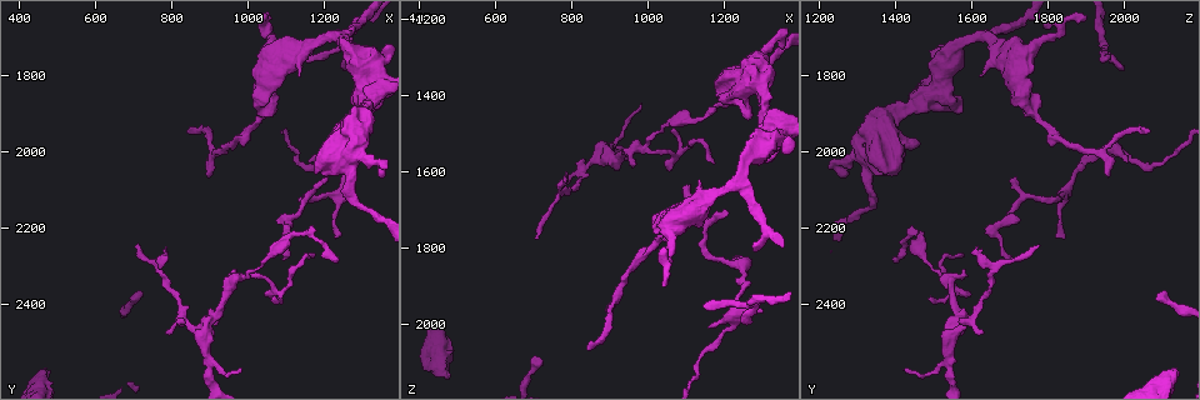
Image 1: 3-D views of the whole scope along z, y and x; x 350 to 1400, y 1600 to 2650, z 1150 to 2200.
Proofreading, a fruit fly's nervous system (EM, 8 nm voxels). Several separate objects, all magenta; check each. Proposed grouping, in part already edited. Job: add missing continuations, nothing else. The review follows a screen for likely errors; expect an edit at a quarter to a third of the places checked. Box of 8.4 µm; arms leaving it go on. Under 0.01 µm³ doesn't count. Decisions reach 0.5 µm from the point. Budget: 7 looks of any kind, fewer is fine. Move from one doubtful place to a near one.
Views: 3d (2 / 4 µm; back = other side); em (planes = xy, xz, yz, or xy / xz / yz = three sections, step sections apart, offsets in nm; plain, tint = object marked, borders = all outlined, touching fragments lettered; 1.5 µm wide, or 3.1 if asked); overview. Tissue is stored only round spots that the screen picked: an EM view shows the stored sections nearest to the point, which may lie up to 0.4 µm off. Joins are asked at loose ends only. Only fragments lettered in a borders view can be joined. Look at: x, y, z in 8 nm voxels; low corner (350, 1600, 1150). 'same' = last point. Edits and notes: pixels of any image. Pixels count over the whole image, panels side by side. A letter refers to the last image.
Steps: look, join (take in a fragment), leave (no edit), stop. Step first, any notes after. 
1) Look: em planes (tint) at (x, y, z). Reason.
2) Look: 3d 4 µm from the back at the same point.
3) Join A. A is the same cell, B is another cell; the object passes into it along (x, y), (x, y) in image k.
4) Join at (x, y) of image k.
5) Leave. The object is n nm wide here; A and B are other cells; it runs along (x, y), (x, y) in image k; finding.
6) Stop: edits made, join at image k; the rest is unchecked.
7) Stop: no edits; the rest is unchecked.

Look: 3d 4 µm at (1230, 2285, 1390). Long arm stops here.

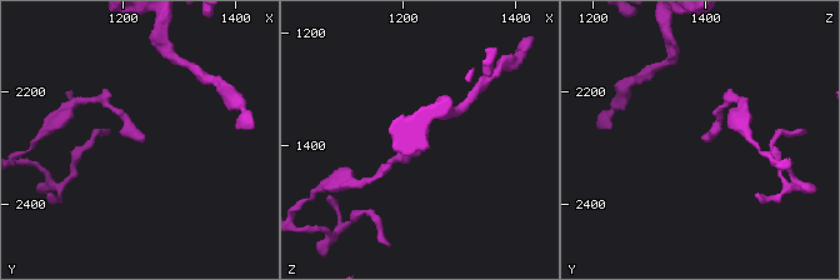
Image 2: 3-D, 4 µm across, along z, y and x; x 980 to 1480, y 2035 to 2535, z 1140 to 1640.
Look: em planes (borders) at (1235, 2285, 1390). Need the tissue.

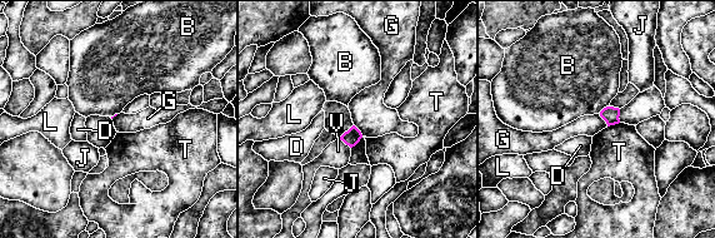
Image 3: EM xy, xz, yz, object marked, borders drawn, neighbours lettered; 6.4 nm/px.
Leave. The longest contact is with V, 100 nm; B, D, G, J, L, T and V are other cells; a border runs along (599, 114), (608, 125) in image 3; none of them fits.

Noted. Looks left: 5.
Look: 3d 4 µm at (1280, 1675, 1815). Branch stops here.

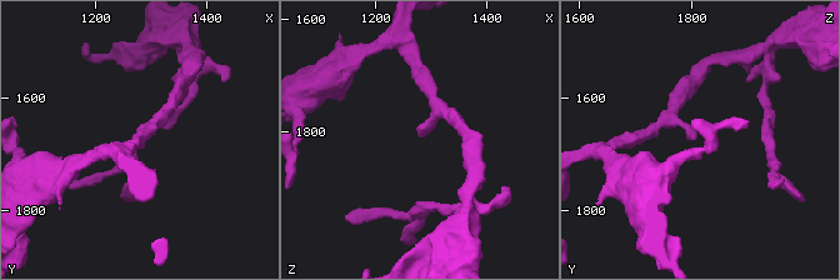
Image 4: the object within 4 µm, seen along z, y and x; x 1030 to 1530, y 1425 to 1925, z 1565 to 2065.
Look: em planes (borders) at (1285, 1675, 1810).

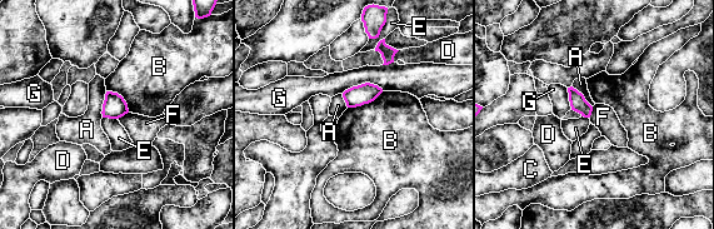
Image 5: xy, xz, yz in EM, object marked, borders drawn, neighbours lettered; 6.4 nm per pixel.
Leave. The longest contact is with G, 280 nm; A, B, C, D, E, F and G are other cells; a border runs along (593, 106), (589, 118) in image 5; none of them fits.

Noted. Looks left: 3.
Look: em yz step 4 (borders) at (485, 2575, 2145). Free end.

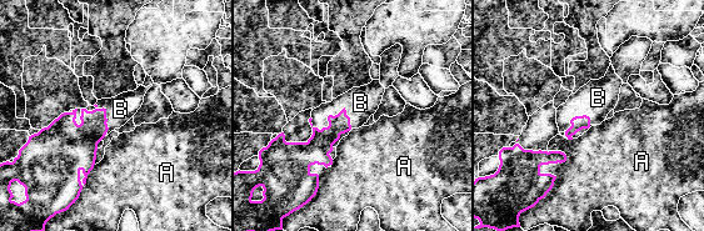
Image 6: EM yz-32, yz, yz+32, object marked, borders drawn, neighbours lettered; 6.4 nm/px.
Join B. B is the same cell, A is another cell; the object passes into it along (316, 150), (331, 115), (360, 103) in image 6; the neuron continues.

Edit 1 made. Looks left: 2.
Stop: edits made, join at image 6; the rest is unchecked.

